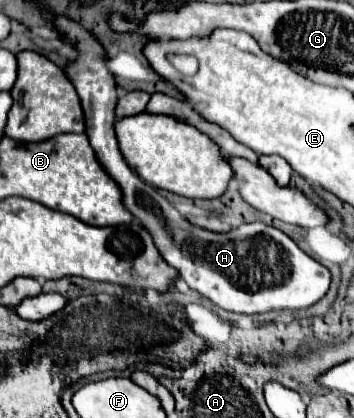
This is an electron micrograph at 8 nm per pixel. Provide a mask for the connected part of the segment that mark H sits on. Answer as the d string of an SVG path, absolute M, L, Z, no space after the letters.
M47 16L51 18L57 28L69 38L69 42L73 42L79 48L79 58L69 64L67 68L67 76L73 82L79 98L81 98L81 106L85 112L85 134L91 142L91 148L95 150L95 156L99 160L99 164L109 172L109 176L117 182L117 186L121 188L123 194L123 206L133 214L133 218L137 218L139 222L143 222L143 226L147 228L147 232L151 232L157 250L161 252L161 256L165 258L165 262L169 266L173 266L179 276L189 284L189 288L197 290L199 294L207 296L209 300L213 300L217 306L231 310L231 312L243 312L243 314L257 314L257 312L271 312L271 310L299 310L299 308L307 308L311 304L315 304L319 298L325 296L325 292L329 290L329 282L331 282L331 274L325 266L321 266L319 262L315 262L311 256L307 256L287 234L283 234L281 230L267 226L263 222L251 222L251 224L243 224L241 228L229 230L229 232L211 232L211 230L203 230L195 224L191 224L183 214L179 214L161 194L157 194L157 190L149 184L145 184L137 174L133 174L129 170L129 166L125 164L119 148L117 148L117 138L115 138L115 104L117 104L117 92L115 92L115 80L113 74L107 70L105 66L105 52L101 56L99 48L95 48L91 44L97 42L89 32L85 32L83 28L79 28L79 24L67 20L67 18L55 18L55 16Z

